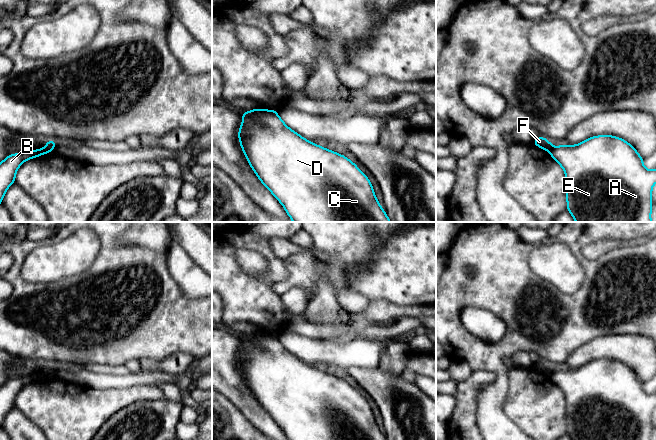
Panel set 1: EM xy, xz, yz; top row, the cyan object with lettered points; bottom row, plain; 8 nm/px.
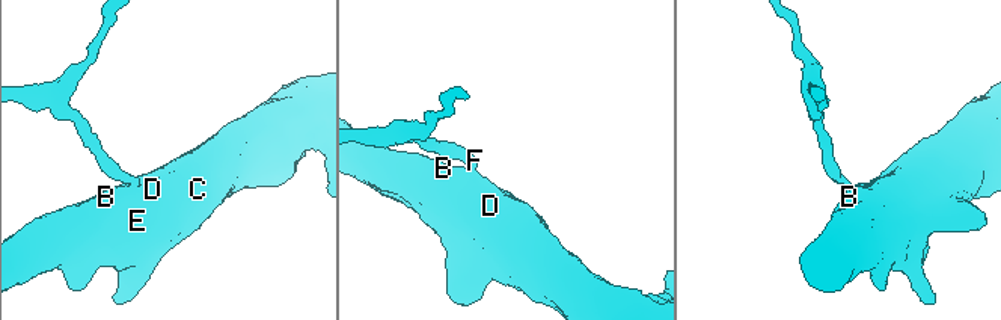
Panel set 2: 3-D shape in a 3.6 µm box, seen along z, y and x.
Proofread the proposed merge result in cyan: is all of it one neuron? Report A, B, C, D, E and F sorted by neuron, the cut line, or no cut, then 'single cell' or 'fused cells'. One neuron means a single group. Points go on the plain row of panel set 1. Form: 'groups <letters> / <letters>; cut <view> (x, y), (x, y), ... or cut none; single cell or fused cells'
groups A B C D E / F; cut xy (44, 371), (50, 375); fused cells

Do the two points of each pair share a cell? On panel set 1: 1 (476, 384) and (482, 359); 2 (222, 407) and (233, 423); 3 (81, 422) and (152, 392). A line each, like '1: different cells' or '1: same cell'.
1: different cells
2: same cell
3: same cell

